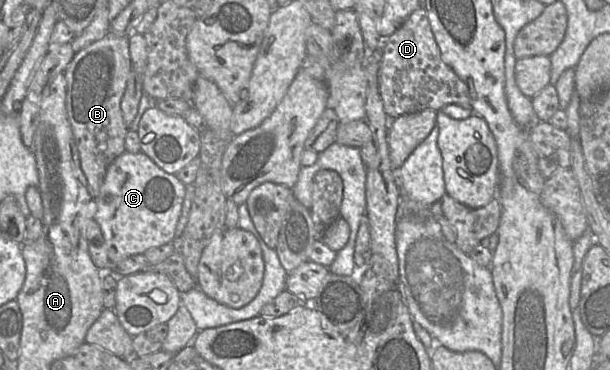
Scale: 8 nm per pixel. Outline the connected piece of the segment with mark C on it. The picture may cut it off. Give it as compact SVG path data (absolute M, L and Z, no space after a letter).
M124 152L108 167L100 193L95 198L96 212L94 220L99 224L110 264L115 264L127 257L144 254L146 251L173 242L175 229L181 214L182 203L186 194L186 185L176 175L159 168L143 152Z

